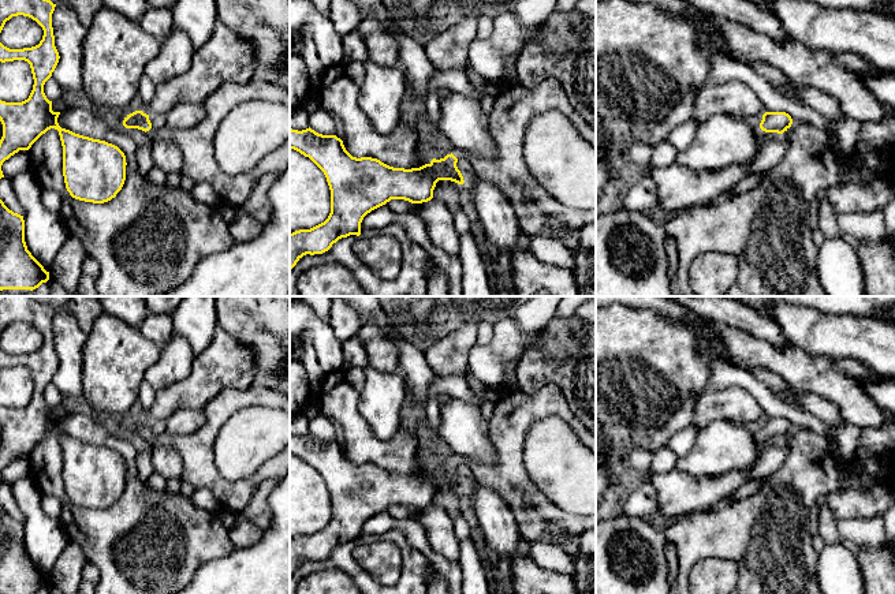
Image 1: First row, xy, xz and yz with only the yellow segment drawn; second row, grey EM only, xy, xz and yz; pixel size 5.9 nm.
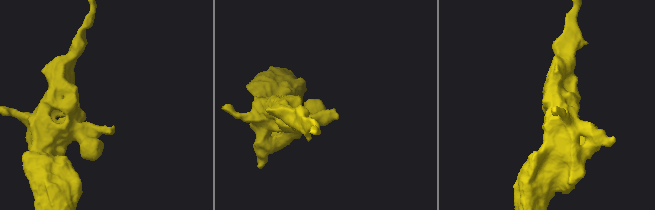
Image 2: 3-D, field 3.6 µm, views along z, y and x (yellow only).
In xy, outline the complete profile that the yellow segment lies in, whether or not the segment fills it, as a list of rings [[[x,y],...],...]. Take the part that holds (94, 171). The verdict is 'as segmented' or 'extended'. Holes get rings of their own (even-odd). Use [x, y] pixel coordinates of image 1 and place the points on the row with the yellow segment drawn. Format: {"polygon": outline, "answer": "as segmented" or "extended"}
{"polygon": [[[0,0],[0,33],[7,20],[12,16],[23,15],[36,20],[44,30],[38,45],[23,49],[10,49],[0,42],[0,61],[25,60],[30,64],[34,85],[27,100],[22,102],[5,102],[0,100],[0,122],[3,137],[0,139],[0,179],[4,178],[1,165],[19,150],[29,150],[31,145],[48,130],[59,131],[63,146],[63,176],[66,188],[75,199],[104,203],[116,197],[126,180],[126,156],[115,145],[105,141],[93,139],[61,128],[57,123],[60,112],[52,111],[52,101],[44,93],[45,82],[52,76],[57,63],[59,52],[55,46],[52,27],[52,14],[56,4],[51,0]]], "answer": "as segmented"}

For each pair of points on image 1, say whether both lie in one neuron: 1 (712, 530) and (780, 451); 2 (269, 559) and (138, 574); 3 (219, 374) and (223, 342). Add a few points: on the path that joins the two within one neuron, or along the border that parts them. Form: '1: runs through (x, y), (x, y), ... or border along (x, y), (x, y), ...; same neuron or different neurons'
1: border along (787, 454), (783, 463), (767, 478); different neurons
2: border along (230, 555), (204, 563), (190, 579); different neurons
3: runs through (220, 366), (223, 363), (223, 350); same neuron

